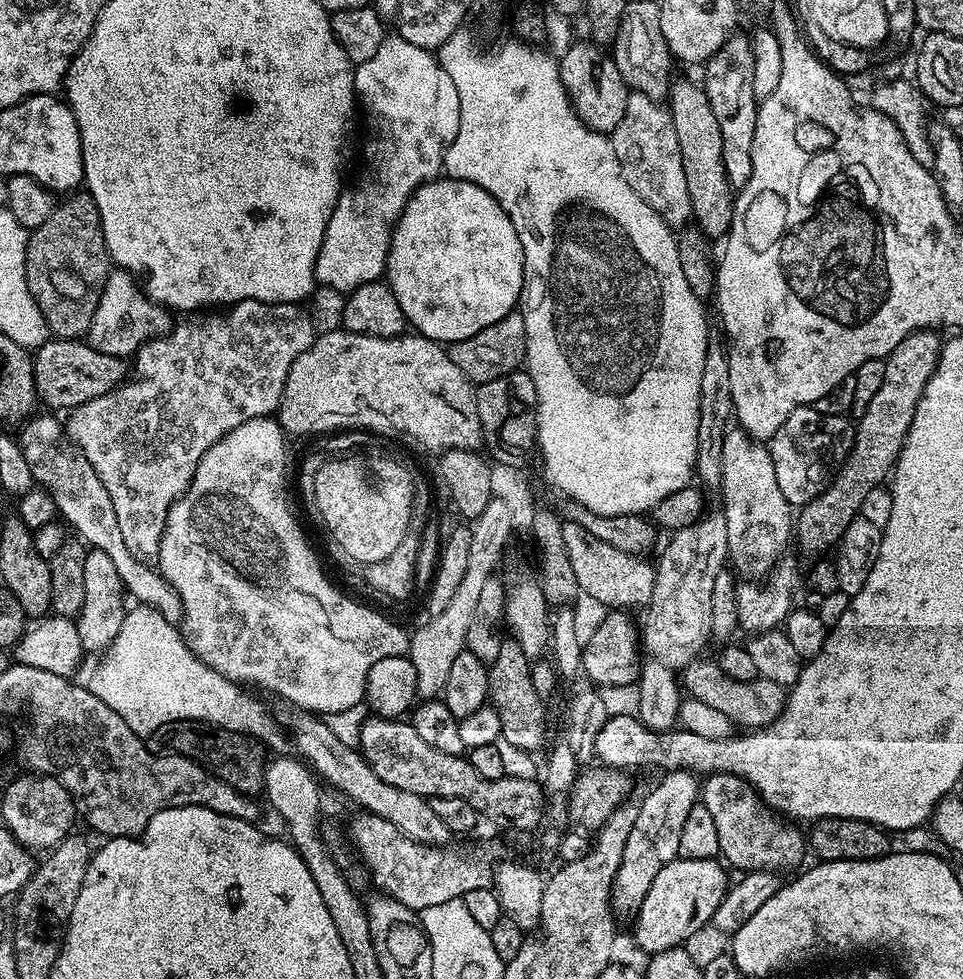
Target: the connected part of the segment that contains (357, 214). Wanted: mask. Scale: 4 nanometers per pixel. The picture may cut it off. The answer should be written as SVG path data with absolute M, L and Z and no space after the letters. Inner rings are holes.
M388 34L382 46L378 46L374 58L366 58L366 62L356 64L354 71L362 124L364 120L364 165L356 181L353 184L351 181L341 191L322 238L322 250L318 250L316 259L317 281L345 294L363 284L375 284L385 275L396 223L417 188L441 175L444 149L458 134L460 125L460 103L454 78L446 74L439 59L429 49L414 46L414 42L406 42L406 38L399 34Z

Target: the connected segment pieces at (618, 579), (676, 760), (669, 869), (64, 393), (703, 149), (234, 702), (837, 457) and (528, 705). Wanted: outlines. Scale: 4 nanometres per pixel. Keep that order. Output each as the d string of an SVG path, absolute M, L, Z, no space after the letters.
M571 522L565 523L562 538L566 538L566 554L570 554L570 566L574 566L574 578L581 593L600 604L609 604L609 609L633 610L643 609L652 601L656 569L647 564L643 555L626 554L614 550L614 546L594 538L582 526Z
M610 716L598 732L595 759L603 767L633 770L643 764L657 764L660 770L679 770L693 774L715 774L720 764L714 764L712 748L720 748L720 740L702 738L680 728L666 732L652 731L636 716Z
M674 859L662 870L650 886L642 906L638 910L634 927L636 927L636 944L647 954L670 950L687 945L691 936L712 923L714 910L722 902L725 892L730 887L730 879L724 873L725 865L719 859L682 860Z
M49 338L42 347L35 349L32 365L37 397L43 403L45 400L50 407L64 408L63 410L71 410L88 400L105 396L125 383L130 376L130 364L127 359L102 354L83 339Z
M680 78L672 83L668 95L668 109L672 113L675 133L678 135L693 221L709 239L723 239L732 228L736 196L729 179L726 178L725 163L722 161L722 132L718 118L710 107L710 100L703 87L699 83L694 84Z
M142 603L133 607L127 609L117 637L103 653L104 661L93 670L92 677L86 680L86 687L95 696L102 698L102 702L106 702L106 706L110 706L110 710L114 710L114 714L118 714L122 722L126 722L126 726L134 730L134 734L146 738L166 722L198 720L202 724L213 724L215 728L225 728L243 736L251 736L261 745L269 749L272 747L273 753L284 754L289 751L289 737L276 725L275 718L264 709L262 701L255 700L251 696L253 693L245 690L236 681L228 680L218 674L218 670L206 666L206 662L195 656L182 639L181 629L169 623L157 609Z
M812 406L796 408L794 414L782 422L779 430L772 435L770 451L778 487L782 489L788 504L806 505L827 490L852 448L855 432L853 421L847 415L819 413Z
M505 638L498 649L498 658L488 665L488 698L490 704L498 712L501 722L501 737L518 746L518 750L529 754L544 744L544 706L531 681L530 659L513 638Z

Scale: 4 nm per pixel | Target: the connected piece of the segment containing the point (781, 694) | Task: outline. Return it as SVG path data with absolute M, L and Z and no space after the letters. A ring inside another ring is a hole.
M697 658L685 665L682 670L682 686L687 695L693 700L706 703L714 710L721 711L737 727L744 726L746 730L765 728L773 724L781 714L787 700L787 691L783 685L771 682L770 679L756 677L750 682L739 682L730 678L721 670L717 661Z

